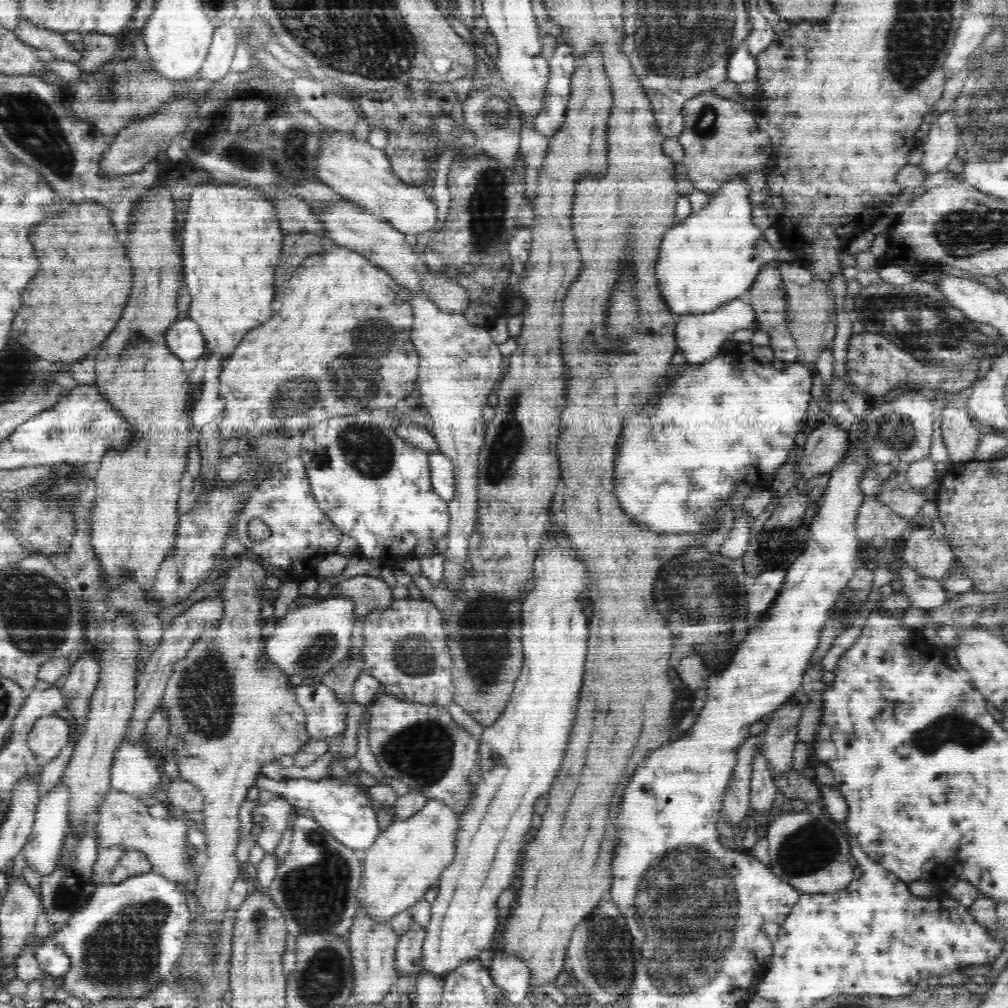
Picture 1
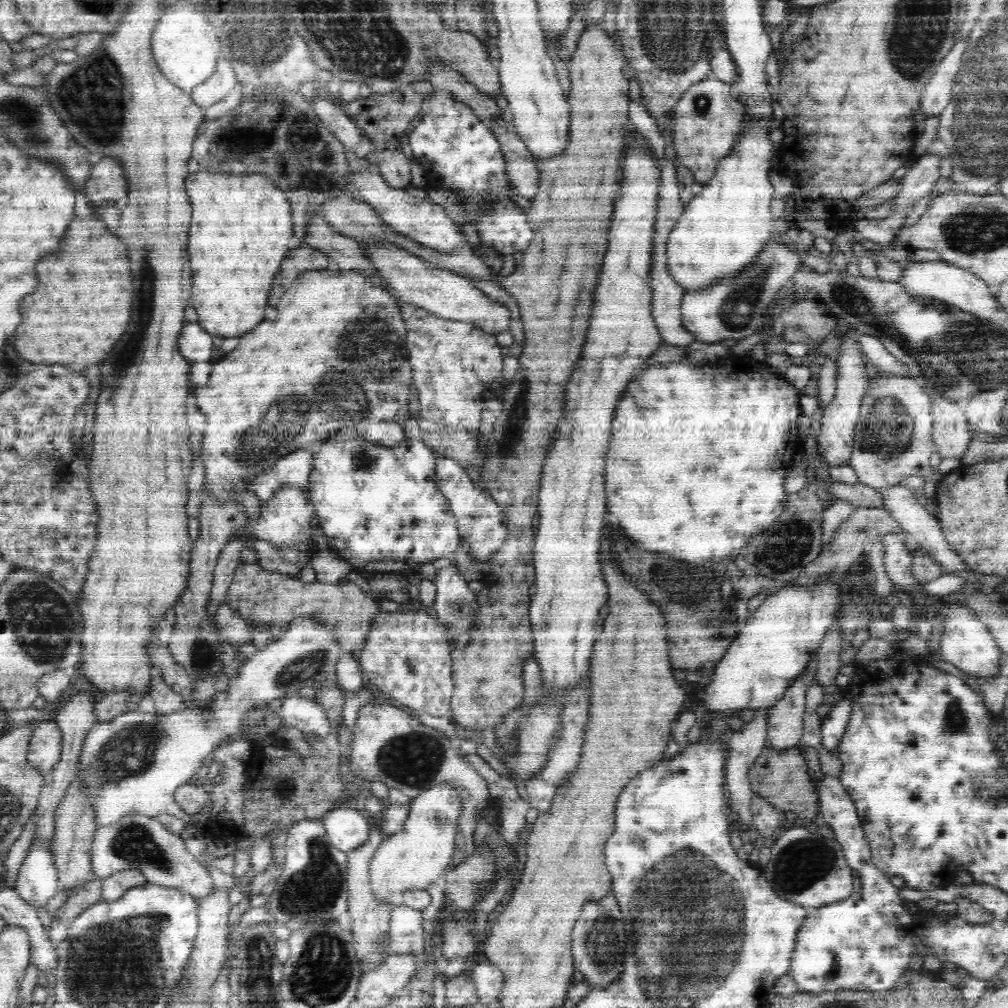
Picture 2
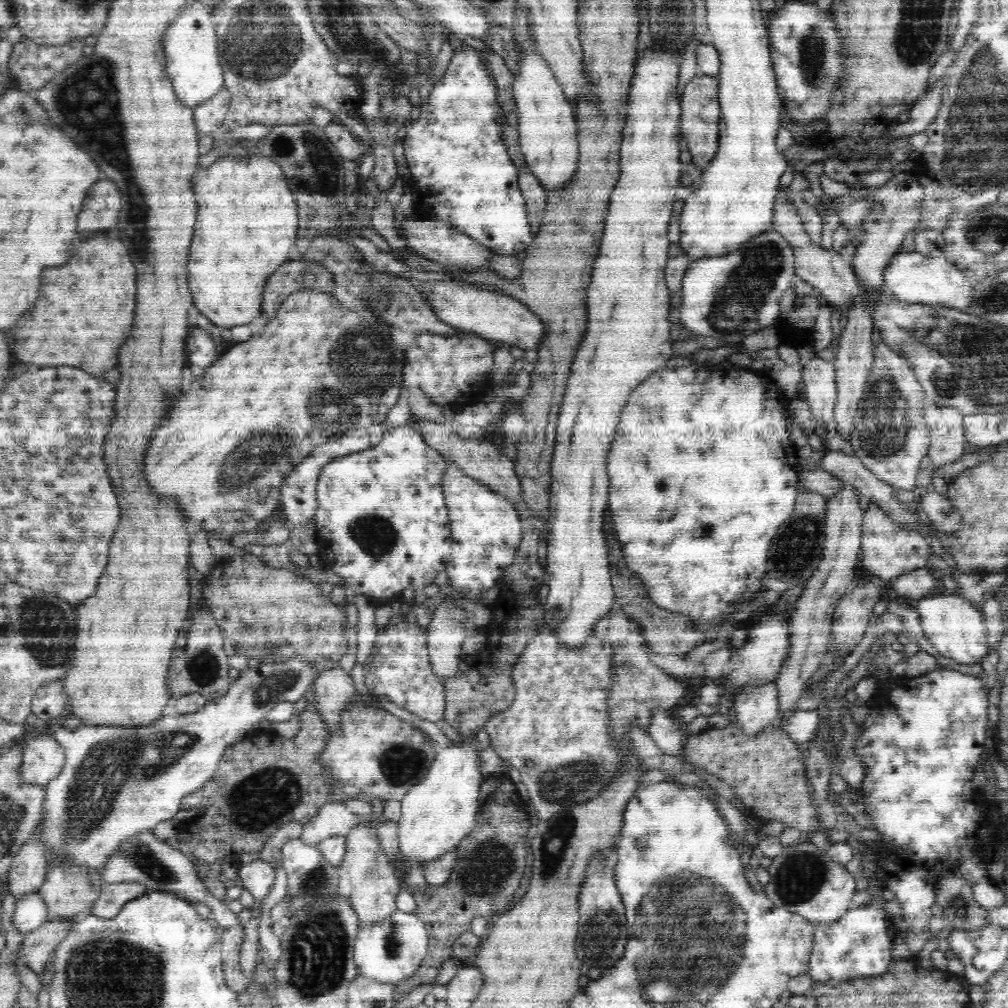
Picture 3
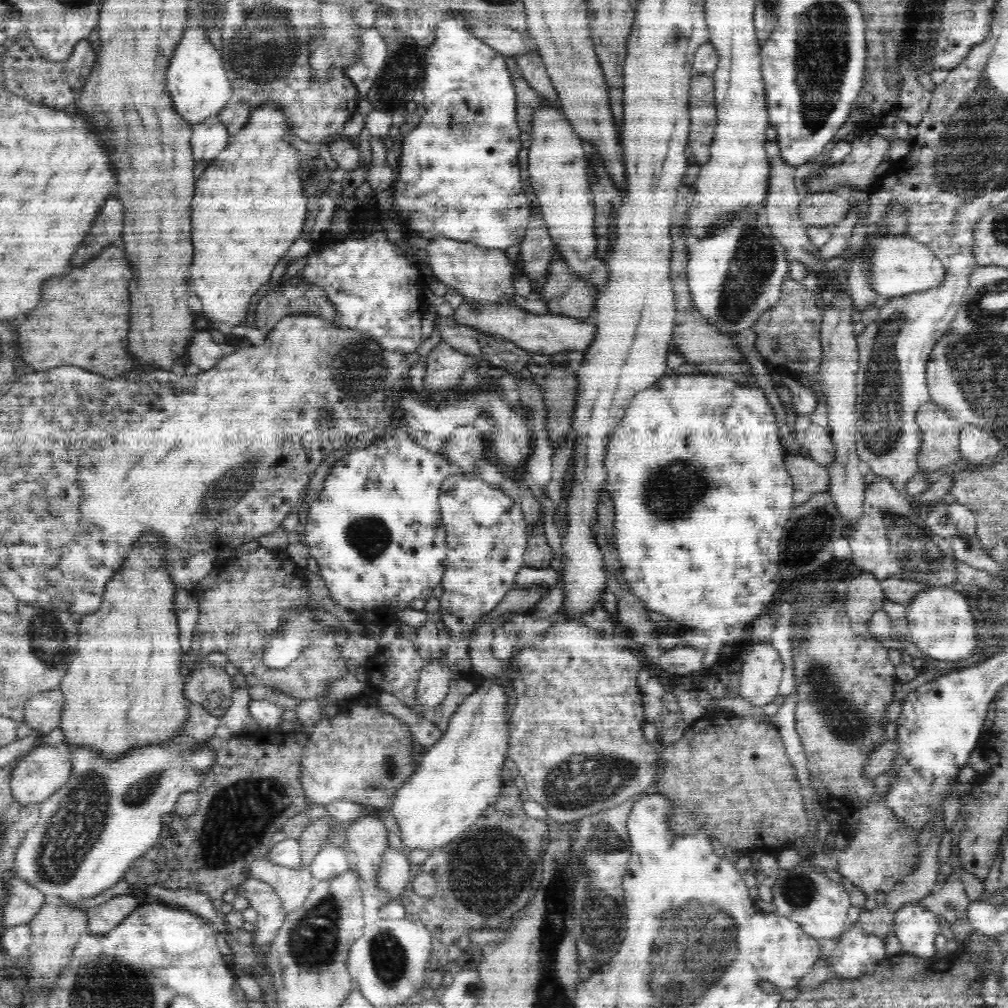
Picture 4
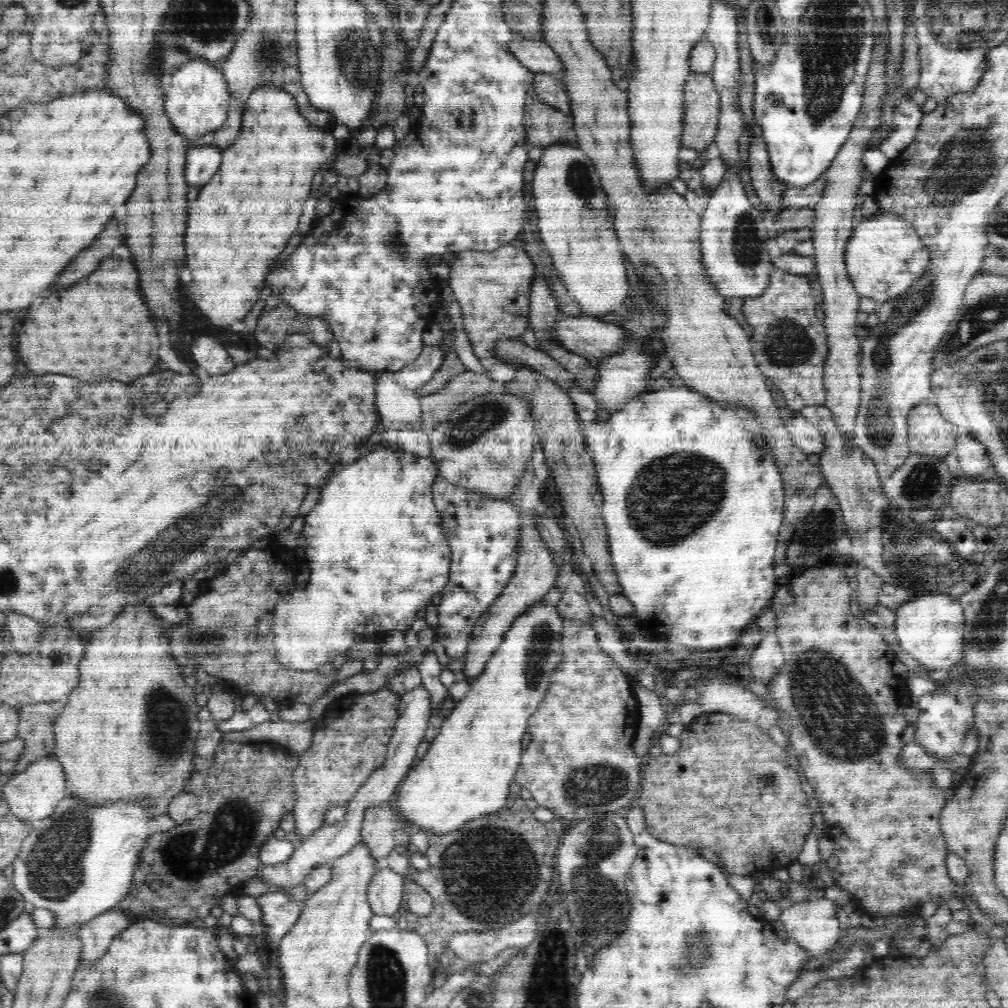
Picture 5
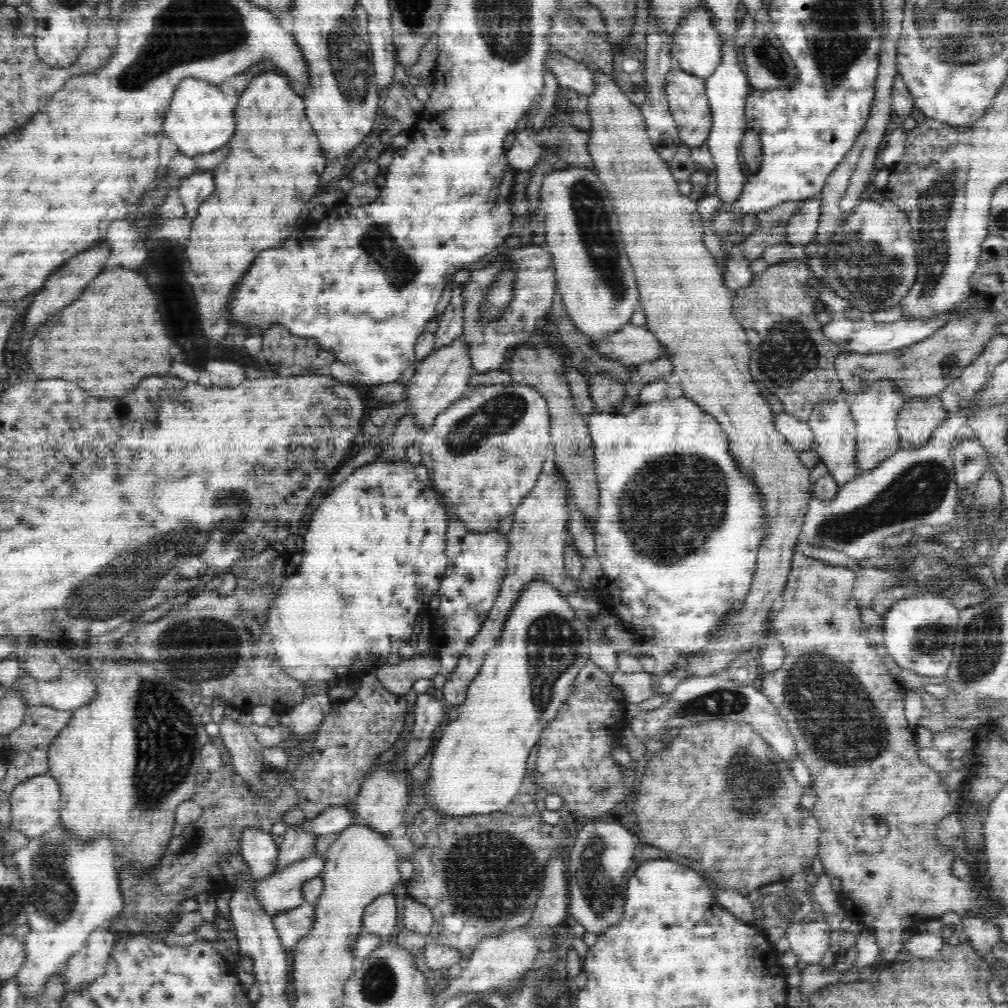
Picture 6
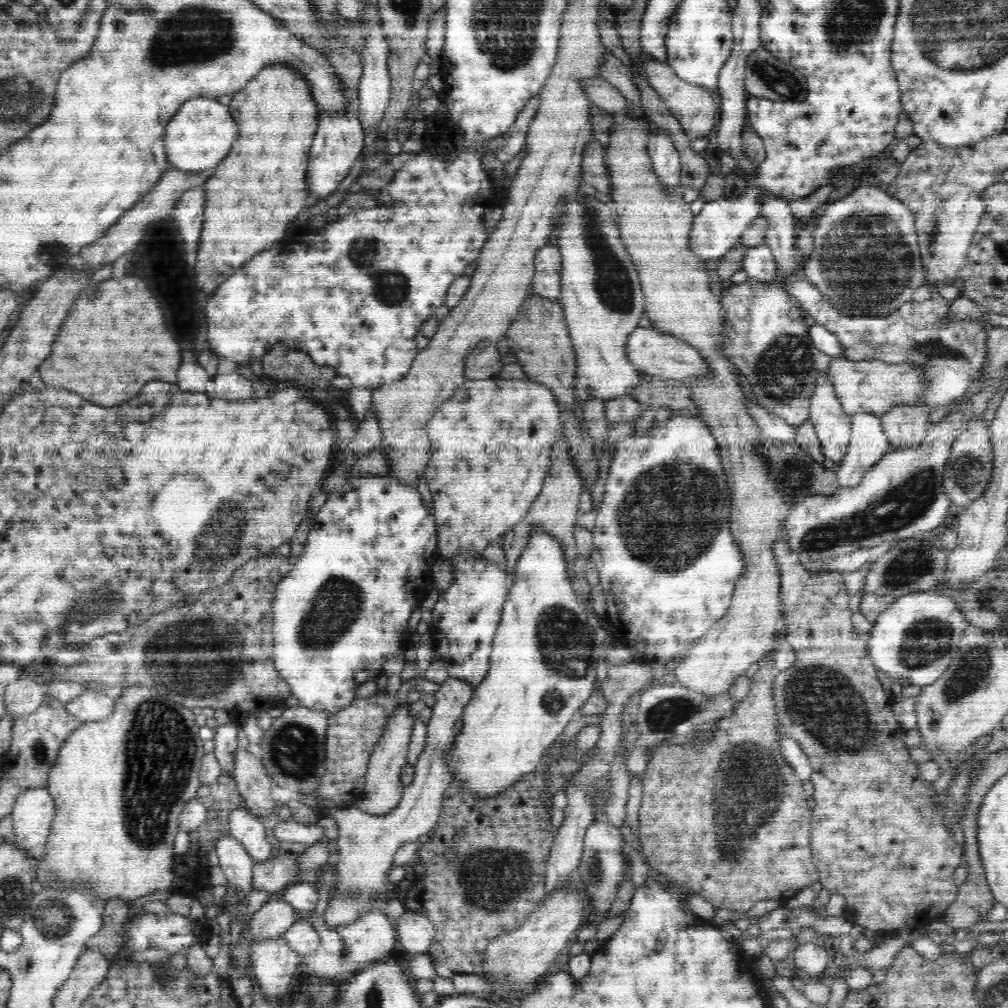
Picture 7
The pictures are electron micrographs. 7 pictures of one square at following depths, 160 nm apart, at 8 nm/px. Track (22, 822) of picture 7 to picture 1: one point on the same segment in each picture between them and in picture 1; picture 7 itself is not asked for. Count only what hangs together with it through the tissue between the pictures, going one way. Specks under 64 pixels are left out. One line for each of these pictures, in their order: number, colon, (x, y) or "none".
1: (49, 735)
2: (45, 748)
3: (43, 759)
4: (42, 771)
5: (31, 794)
6: (35, 803)

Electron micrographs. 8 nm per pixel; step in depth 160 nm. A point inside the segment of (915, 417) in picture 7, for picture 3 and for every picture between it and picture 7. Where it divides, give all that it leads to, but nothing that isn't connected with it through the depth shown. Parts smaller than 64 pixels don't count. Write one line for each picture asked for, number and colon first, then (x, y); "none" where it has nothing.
3: (948, 443)
4: (940, 446)
5: (928, 433)
6: (918, 419)

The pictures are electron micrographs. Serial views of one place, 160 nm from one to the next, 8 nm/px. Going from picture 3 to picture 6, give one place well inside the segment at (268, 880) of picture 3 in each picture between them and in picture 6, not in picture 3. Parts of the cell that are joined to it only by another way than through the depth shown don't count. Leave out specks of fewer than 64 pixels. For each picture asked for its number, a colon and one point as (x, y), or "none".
4: (270, 916)
5: (279, 911)
6: (291, 925)

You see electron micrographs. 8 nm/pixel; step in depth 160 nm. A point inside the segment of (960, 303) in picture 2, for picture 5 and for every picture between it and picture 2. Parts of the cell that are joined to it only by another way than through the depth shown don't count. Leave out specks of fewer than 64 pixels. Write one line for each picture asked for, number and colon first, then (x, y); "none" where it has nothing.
3: (910, 276)
4: (901, 266)
5: (884, 257)

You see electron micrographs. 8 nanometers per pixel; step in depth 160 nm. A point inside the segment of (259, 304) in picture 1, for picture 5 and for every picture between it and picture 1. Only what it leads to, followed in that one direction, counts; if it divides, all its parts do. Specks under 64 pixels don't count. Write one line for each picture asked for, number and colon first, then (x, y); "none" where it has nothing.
2: (241, 228)
3: (235, 250)
4: (238, 238)
5: (243, 217)

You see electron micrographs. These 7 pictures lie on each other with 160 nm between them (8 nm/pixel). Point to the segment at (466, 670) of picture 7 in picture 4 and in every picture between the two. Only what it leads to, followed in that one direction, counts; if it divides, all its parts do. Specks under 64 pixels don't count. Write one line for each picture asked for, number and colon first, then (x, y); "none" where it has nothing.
4: (486, 530)
5: (483, 531)
6: (476, 567)

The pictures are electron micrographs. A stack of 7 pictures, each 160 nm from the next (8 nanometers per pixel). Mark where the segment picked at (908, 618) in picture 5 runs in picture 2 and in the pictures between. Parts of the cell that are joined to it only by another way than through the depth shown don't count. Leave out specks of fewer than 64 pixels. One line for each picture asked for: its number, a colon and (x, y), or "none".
2: (965, 642)
3: (952, 624)
4: (940, 623)

